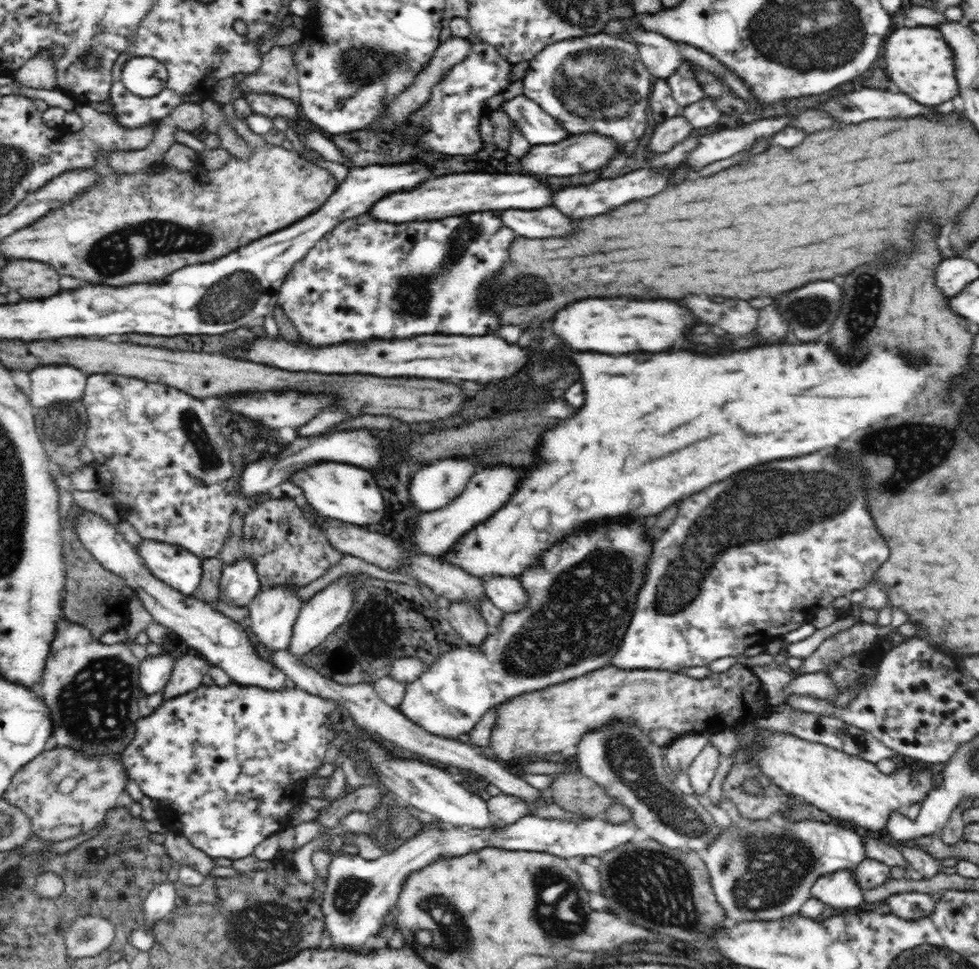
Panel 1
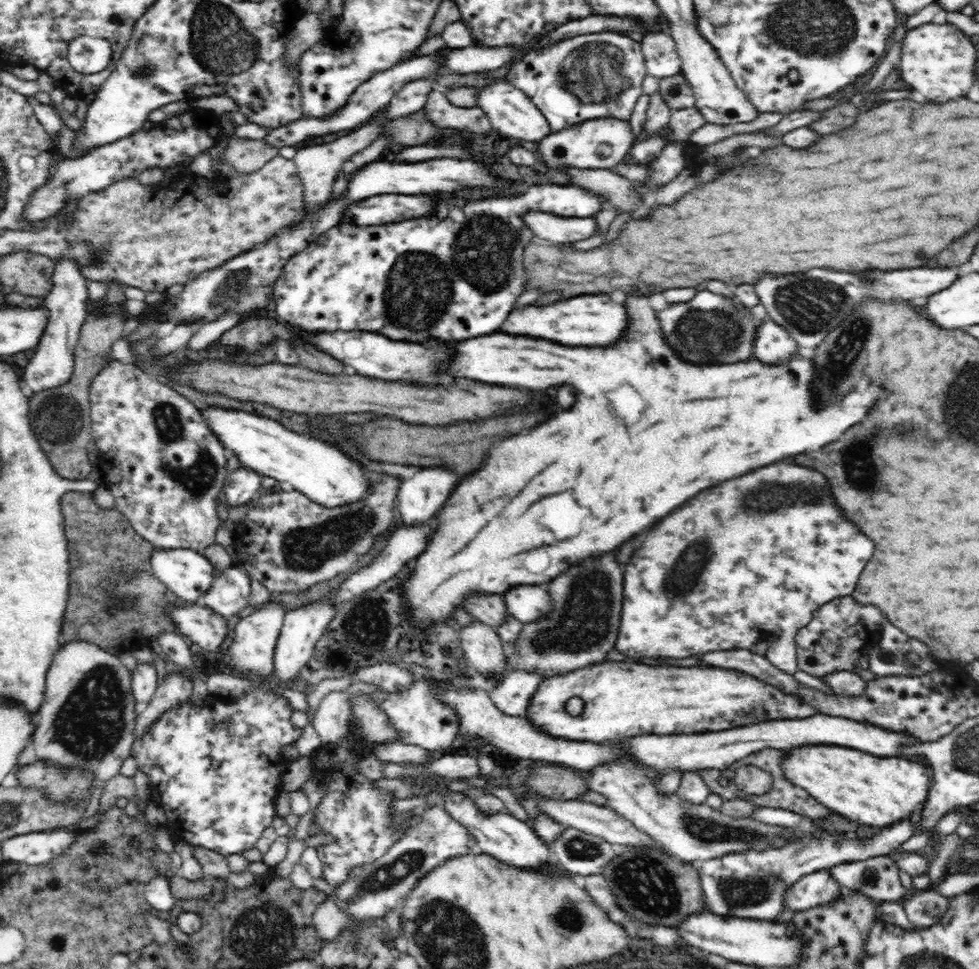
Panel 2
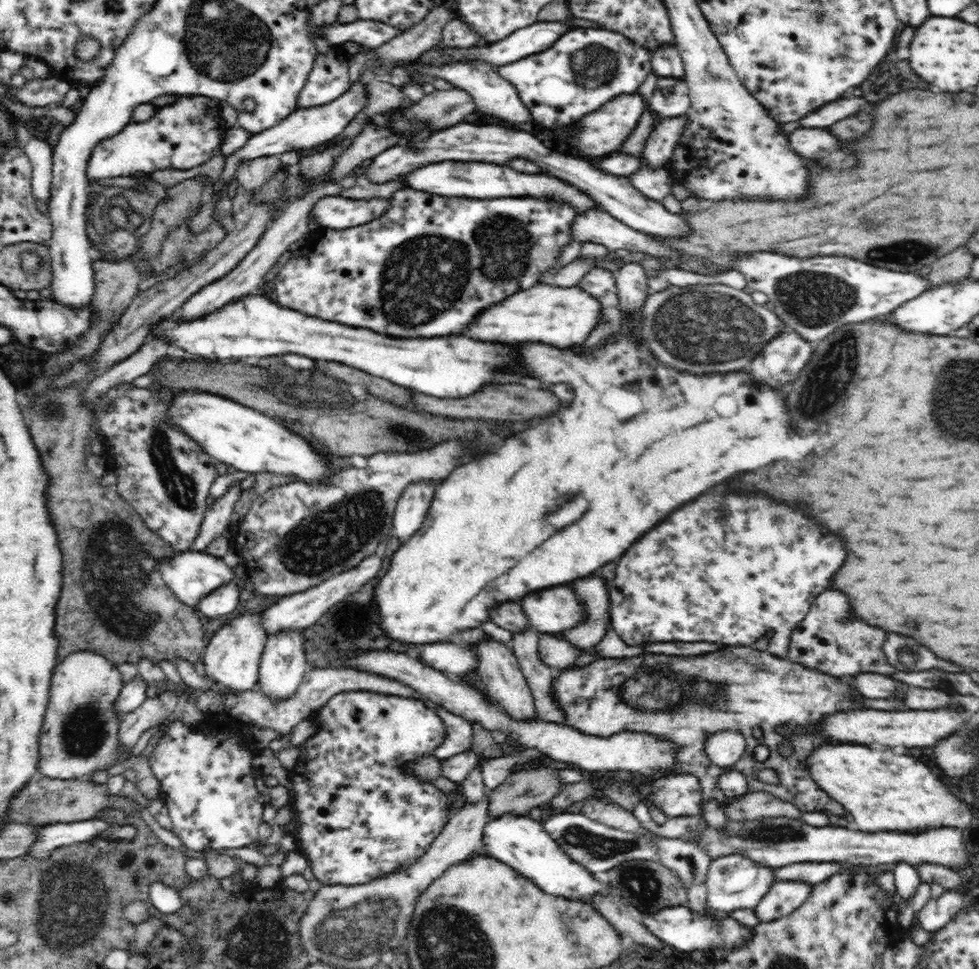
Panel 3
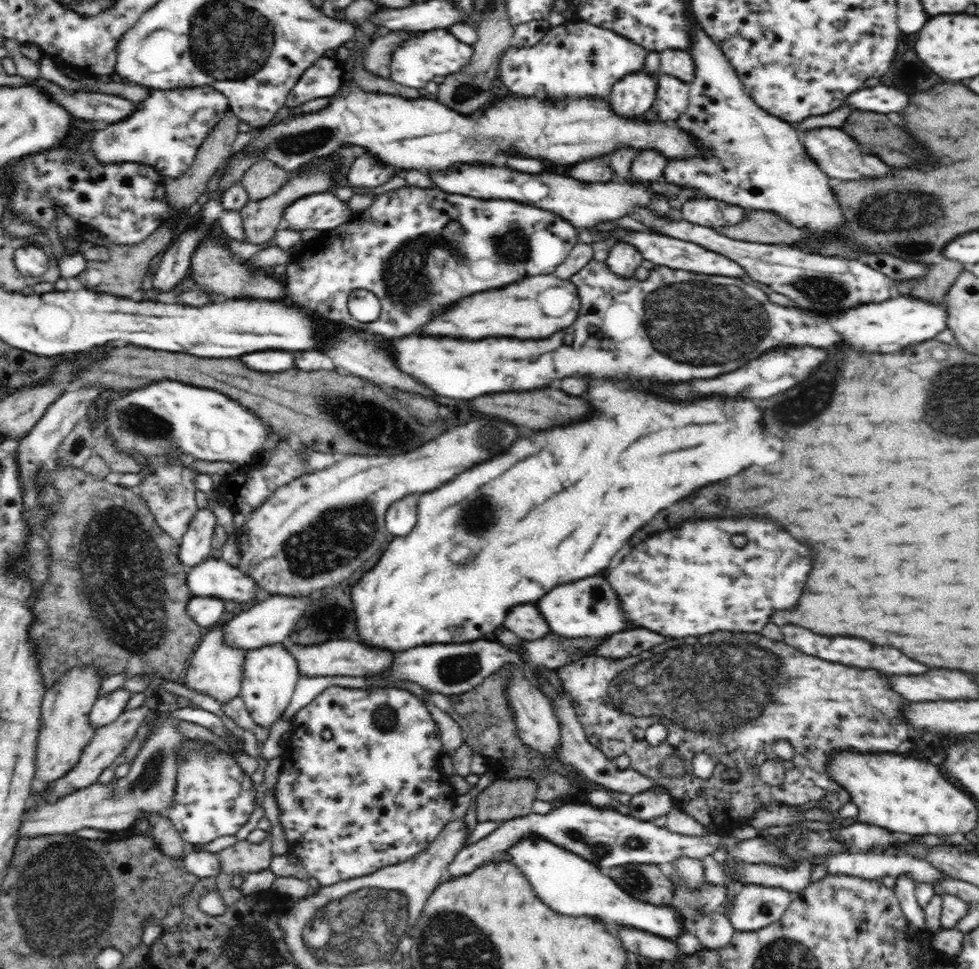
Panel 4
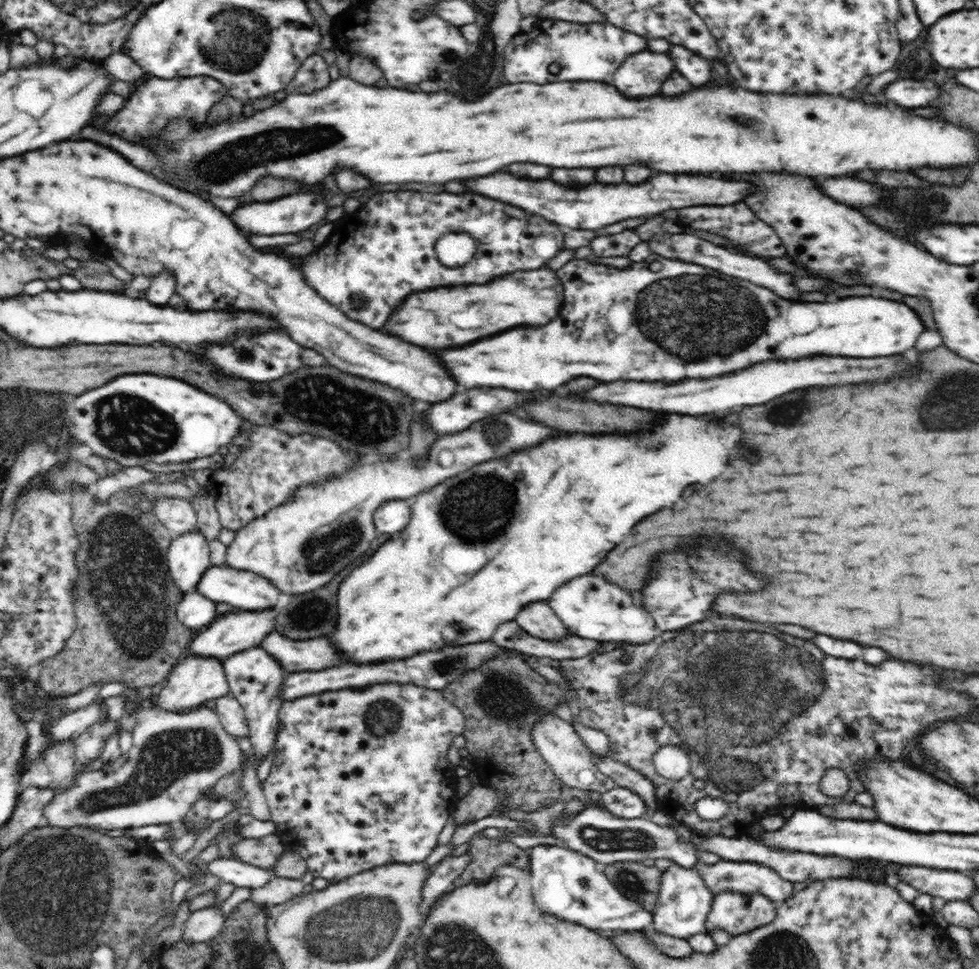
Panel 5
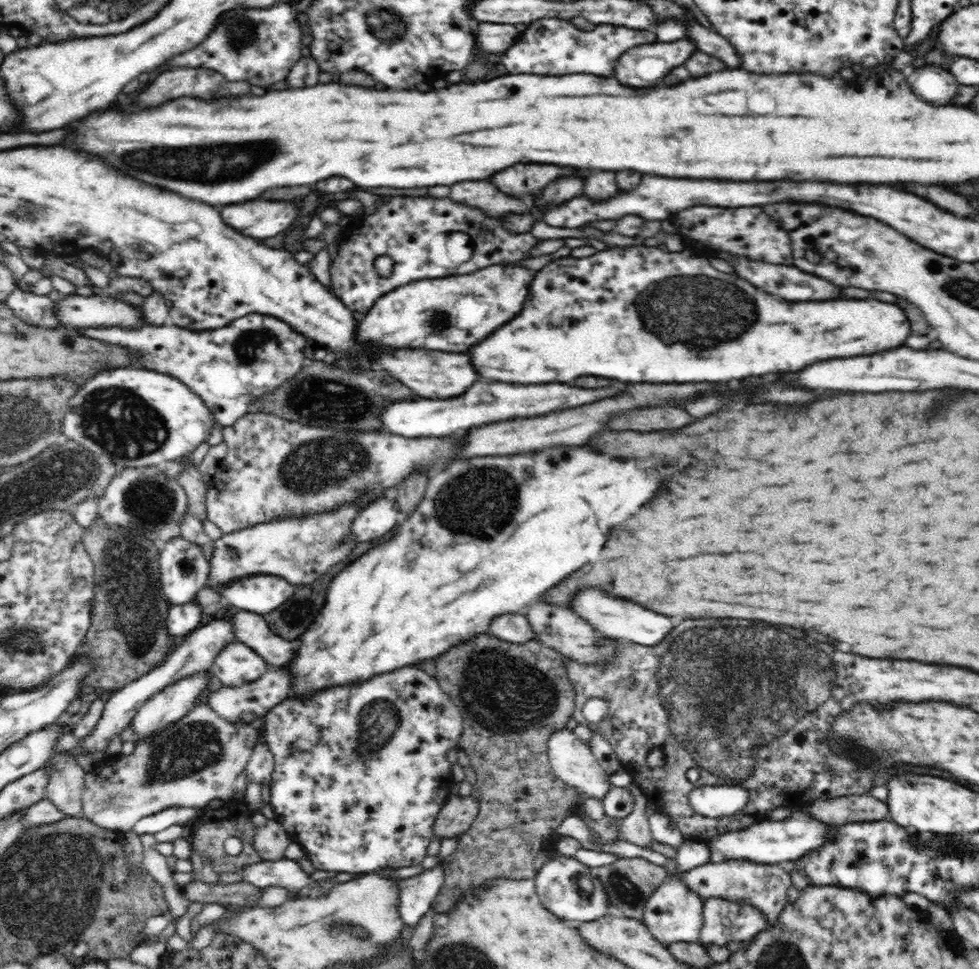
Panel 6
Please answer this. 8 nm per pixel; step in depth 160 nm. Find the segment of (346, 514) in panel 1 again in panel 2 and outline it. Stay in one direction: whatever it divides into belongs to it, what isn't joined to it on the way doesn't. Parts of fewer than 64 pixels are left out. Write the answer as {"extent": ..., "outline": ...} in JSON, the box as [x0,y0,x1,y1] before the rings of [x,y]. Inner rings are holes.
{"extent":[202,406,368,508],"outline":[[[209,406],[202,410],[208,427],[218,437],[224,448],[231,448],[239,458],[241,466],[252,469],[262,476],[270,476],[278,482],[289,481],[293,488],[305,494],[312,502],[336,508],[344,504],[358,502],[368,492],[368,480],[364,478],[362,466],[340,450],[302,434],[290,432],[278,421],[258,414],[248,414],[240,410],[224,410]]]}

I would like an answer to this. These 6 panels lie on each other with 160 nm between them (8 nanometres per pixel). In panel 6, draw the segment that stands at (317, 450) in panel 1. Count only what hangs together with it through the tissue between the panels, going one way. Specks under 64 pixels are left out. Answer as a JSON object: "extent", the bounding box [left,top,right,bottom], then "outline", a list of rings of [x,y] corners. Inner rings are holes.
{"extent":[160,536,211,605],"outline":[[[180,536],[161,543],[160,549],[160,585],[166,601],[171,605],[181,605],[194,600],[211,572],[211,564],[206,560],[202,547]]]}

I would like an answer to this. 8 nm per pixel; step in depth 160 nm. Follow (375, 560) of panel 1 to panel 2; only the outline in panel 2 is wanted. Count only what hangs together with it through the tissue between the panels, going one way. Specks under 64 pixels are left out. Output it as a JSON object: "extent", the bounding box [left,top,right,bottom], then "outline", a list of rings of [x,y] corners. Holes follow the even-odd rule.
{"extent":[463,594,508,629],"outline":[[[468,594],[463,600],[463,606],[474,619],[494,629],[500,624],[506,624],[508,612],[500,594]]]}

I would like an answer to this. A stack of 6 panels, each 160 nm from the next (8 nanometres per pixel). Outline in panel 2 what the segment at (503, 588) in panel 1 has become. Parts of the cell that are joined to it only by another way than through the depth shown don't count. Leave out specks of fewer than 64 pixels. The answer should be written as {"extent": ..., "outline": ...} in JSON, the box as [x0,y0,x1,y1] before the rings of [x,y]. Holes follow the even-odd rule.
{"extent":[502,586,552,624],"outline":[[[514,586],[502,596],[508,614],[522,624],[538,622],[552,610],[552,600],[540,586]]]}

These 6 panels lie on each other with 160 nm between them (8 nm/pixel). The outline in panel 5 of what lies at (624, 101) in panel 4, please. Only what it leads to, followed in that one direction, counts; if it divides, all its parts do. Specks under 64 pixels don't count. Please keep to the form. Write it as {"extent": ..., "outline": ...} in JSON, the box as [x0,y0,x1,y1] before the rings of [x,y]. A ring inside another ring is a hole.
{"extent":[614,52,674,98],"outline":[[[640,52],[628,58],[616,74],[614,74],[614,86],[628,96],[628,98],[646,98],[660,92],[660,82],[664,82],[670,72],[674,70],[673,60],[669,53]]]}

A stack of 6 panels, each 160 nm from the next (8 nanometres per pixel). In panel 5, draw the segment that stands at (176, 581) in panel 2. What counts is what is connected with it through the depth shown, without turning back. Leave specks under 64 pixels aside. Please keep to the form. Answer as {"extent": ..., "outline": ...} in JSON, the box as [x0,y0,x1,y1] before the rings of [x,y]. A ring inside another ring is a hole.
{"extent":[196,566,280,610],"outline":[[[212,566],[198,581],[196,590],[214,602],[240,606],[242,610],[264,610],[280,606],[280,590],[272,582],[249,571]]]}

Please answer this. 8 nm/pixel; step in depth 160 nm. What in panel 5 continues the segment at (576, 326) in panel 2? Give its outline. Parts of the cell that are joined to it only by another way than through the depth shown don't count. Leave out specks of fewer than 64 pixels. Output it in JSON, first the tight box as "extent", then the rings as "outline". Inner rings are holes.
{"extent":[386,267,562,348],"outline":[[[548,267],[514,271],[504,274],[502,280],[496,276],[494,282],[484,286],[438,286],[430,292],[412,294],[412,298],[408,298],[408,302],[394,312],[386,326],[392,334],[416,346],[452,348],[516,326],[544,326],[558,316],[562,302],[562,283],[556,277],[556,271]]]}

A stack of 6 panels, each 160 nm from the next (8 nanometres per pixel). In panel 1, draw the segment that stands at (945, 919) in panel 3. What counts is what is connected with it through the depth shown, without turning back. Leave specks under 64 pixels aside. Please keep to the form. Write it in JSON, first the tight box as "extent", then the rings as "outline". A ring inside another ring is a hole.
{"extent":[884,892,937,920],"outline":[[[904,892],[893,894],[884,900],[890,912],[904,920],[912,920],[928,916],[937,903],[931,894],[920,892]]]}

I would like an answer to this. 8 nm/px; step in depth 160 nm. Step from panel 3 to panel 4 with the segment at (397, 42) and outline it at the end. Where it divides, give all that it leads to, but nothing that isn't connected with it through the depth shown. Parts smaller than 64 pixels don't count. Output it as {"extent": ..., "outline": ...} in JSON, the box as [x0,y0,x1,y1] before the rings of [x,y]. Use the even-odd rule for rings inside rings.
{"extent":[362,31,414,78],"outline":[[[393,31],[374,39],[365,49],[365,55],[362,58],[364,69],[376,76],[389,78],[388,68],[394,48],[410,40],[412,36],[414,36],[414,31]]]}

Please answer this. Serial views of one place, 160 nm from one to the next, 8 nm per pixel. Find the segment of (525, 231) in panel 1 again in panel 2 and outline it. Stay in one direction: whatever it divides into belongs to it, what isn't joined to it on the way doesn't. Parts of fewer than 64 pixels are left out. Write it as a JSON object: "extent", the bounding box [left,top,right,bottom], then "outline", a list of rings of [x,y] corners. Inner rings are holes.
{"extent":[522,212,596,242],"outline":[[[528,212],[522,218],[526,226],[542,240],[550,242],[576,242],[596,234],[594,218],[560,218],[548,212]]]}

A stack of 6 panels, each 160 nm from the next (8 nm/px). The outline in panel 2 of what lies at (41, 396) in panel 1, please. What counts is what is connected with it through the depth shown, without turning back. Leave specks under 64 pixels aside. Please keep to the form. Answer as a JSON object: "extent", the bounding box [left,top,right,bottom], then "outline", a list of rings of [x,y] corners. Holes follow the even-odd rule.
{"extent":[23,260,88,393],"outline":[[[56,260],[54,272],[52,272],[52,288],[42,298],[46,308],[49,310],[48,328],[44,330],[42,338],[37,345],[34,357],[26,366],[23,380],[26,380],[25,390],[27,393],[42,392],[50,388],[58,388],[66,384],[74,372],[74,352],[79,339],[81,326],[88,316],[87,304],[88,289],[87,278],[80,272],[75,260]]]}

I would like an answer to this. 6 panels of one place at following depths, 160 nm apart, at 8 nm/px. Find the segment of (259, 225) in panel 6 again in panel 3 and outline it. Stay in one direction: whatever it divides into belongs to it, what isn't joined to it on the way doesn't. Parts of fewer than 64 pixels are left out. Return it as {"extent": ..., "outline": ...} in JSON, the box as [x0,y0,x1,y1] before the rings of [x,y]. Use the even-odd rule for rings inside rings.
{"extent":[310,195,390,230],"outline":[[[340,195],[324,196],[310,210],[310,220],[315,220],[320,227],[326,229],[342,230],[381,218],[387,214],[388,208],[390,199],[356,200]]]}

